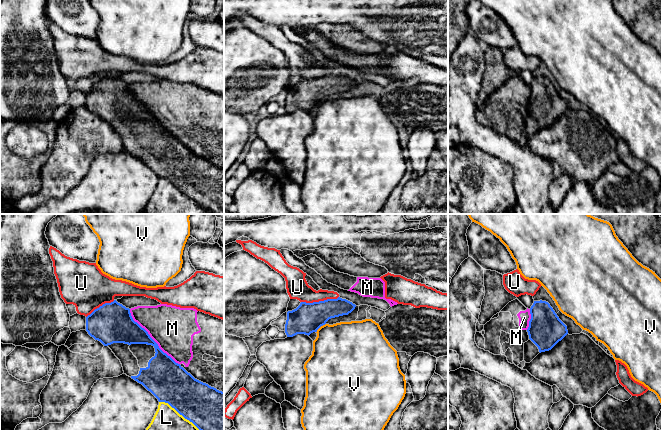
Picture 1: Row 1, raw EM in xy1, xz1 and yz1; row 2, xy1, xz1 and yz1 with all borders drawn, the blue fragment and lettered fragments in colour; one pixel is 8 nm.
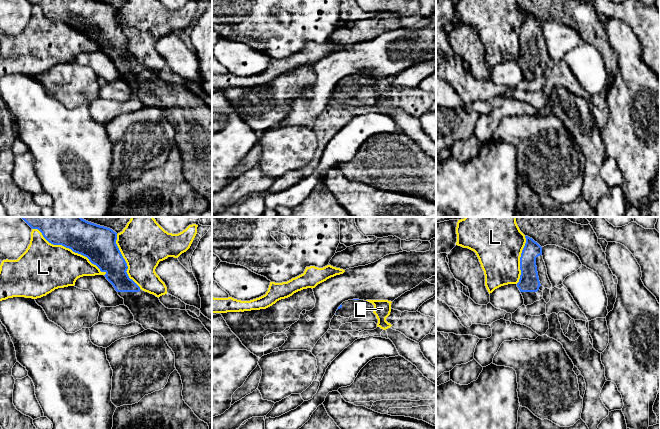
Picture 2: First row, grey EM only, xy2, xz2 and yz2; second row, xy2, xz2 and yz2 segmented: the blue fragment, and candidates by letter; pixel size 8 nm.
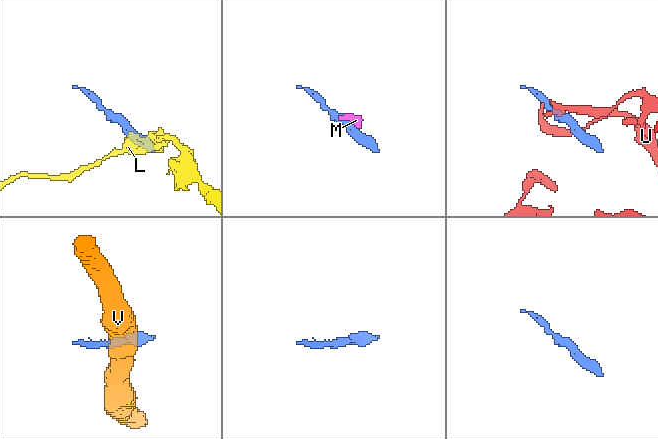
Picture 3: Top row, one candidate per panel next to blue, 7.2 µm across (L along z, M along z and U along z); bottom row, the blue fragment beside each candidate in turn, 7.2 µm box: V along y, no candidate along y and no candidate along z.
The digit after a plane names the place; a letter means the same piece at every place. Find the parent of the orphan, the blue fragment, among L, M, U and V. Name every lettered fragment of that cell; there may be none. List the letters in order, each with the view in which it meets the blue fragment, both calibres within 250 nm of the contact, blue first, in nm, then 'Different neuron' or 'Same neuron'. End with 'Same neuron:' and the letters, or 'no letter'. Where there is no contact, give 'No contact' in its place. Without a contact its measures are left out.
L: Touches blue in xy2. Thickness 360 nm (blue) against 380 nm. Different neuron
M: Touches blue in xy1. Thickness 220 nm (blue) against 360 nm. Different neuron
U: Touches blue in xz1. Thickness 240 nm (blue) against 180 nm. Different neuron
V: Touches blue in xz1. Thickness 240 nm (blue) against 440 nm. Different neuron
Same neuron: no letter

